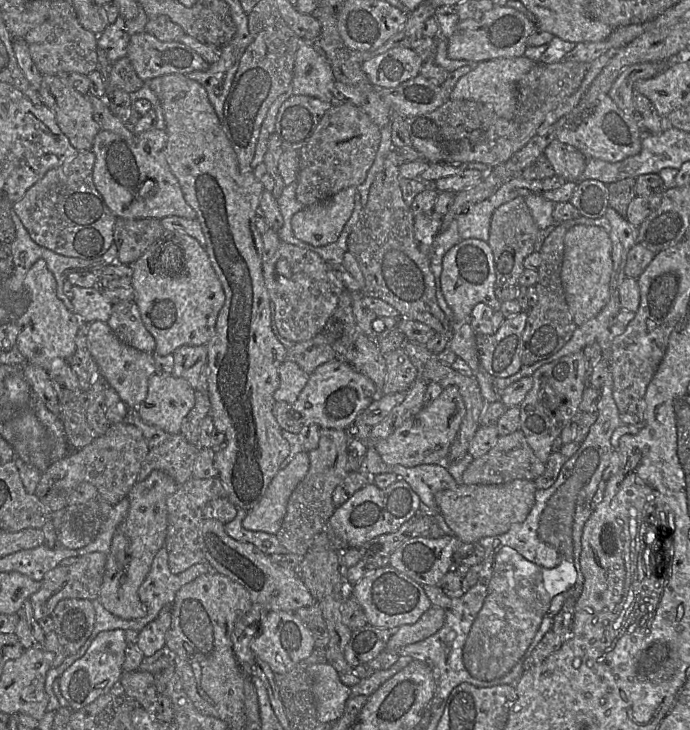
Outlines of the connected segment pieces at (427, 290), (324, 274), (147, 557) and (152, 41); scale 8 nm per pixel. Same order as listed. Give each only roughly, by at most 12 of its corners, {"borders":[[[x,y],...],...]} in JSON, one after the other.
{"borders":[[[387,155],[348,236],[363,294],[435,333],[430,258]],[[283,241],[263,263],[277,330],[323,330],[345,289],[317,253]],[[154,470],[127,494],[98,595],[119,618],[147,613],[138,590],[165,546],[166,500]],[[147,31],[126,56],[143,81],[210,66],[179,41]]]}

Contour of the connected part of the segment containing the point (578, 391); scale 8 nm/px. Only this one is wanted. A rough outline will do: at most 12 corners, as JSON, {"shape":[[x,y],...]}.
{"shape":[[582,350],[545,364],[519,405],[520,430],[544,464],[579,411]]}

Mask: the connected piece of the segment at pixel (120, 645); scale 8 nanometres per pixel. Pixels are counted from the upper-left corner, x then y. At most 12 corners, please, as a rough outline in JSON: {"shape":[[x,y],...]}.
{"shape":[[124,630],[100,632],[58,678],[72,711],[120,684]]}

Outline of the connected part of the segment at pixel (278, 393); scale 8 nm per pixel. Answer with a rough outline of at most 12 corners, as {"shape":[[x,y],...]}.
{"shape":[[296,362],[279,367],[275,401],[293,405],[309,375]]}

